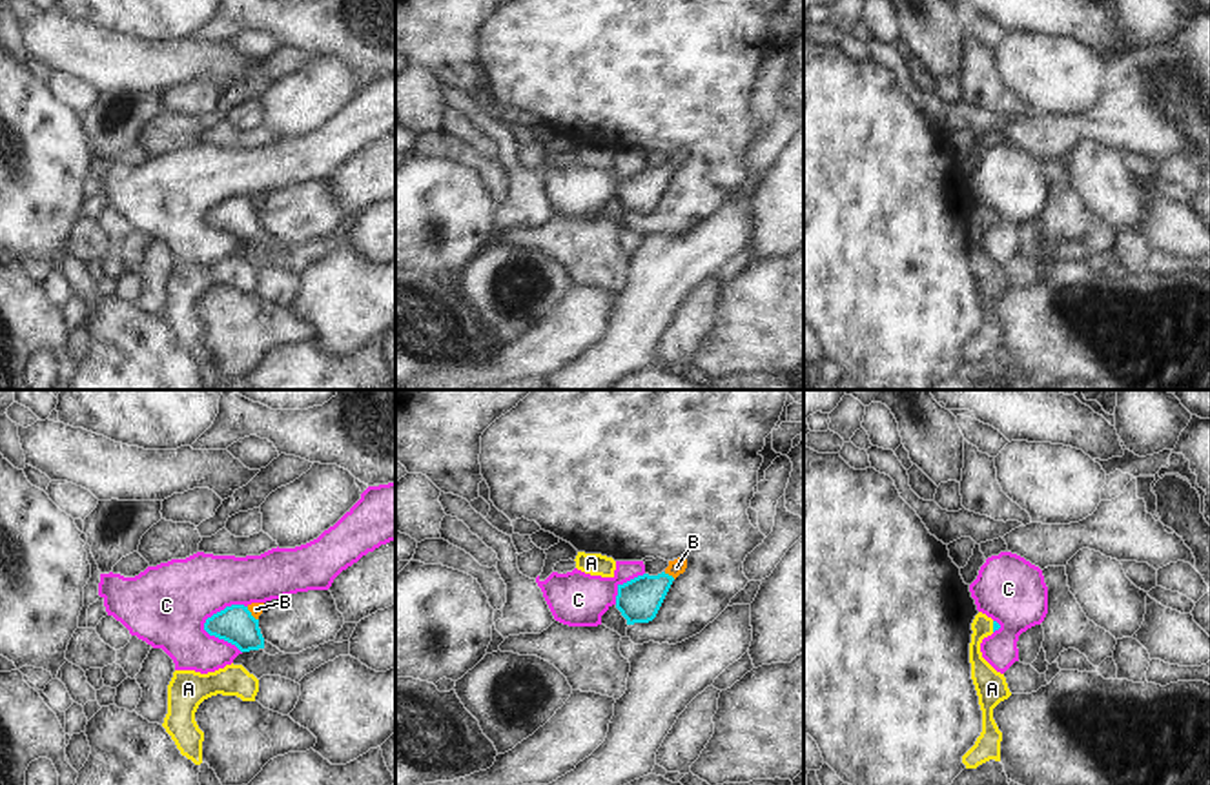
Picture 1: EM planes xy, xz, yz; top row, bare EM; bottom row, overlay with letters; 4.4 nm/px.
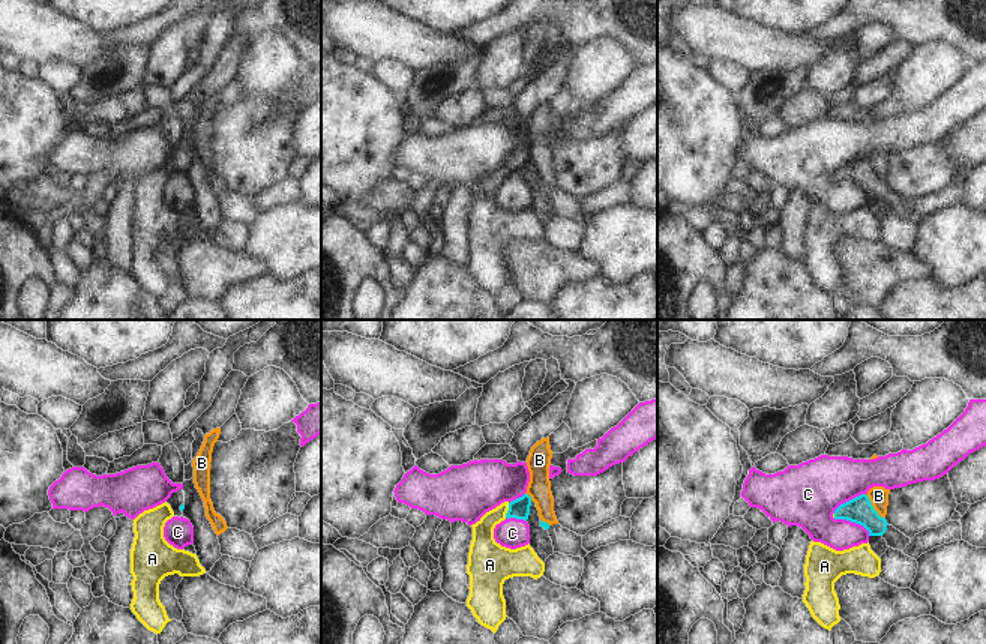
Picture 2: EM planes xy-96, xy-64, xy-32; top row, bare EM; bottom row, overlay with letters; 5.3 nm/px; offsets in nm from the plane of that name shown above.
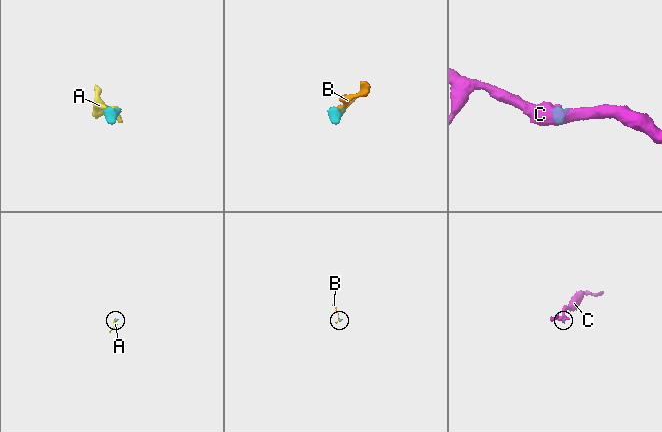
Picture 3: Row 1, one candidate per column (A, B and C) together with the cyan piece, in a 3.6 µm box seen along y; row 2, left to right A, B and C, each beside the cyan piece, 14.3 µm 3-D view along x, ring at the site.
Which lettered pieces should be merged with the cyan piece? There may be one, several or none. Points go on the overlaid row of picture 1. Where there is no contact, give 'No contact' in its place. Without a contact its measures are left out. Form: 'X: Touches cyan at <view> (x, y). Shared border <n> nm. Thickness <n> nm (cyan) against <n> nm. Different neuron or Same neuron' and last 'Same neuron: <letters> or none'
A: Touches cyan at yz (994, 627). Shared border 50 nm. Thickness 30 nm (cyan) against 130 nm. Same neuron
B: Touches cyan at xz (667, 574). Shared border 60 nm. Thickness 190 nm (cyan) against 70 nm. Different neuron
C: Touches cyan at xy (206, 631). Shared border 220 nm. Thickness 160 nm (cyan) against 360 nm. Different neuron
Same neuron: A

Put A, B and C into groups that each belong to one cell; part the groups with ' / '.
A / B / C

